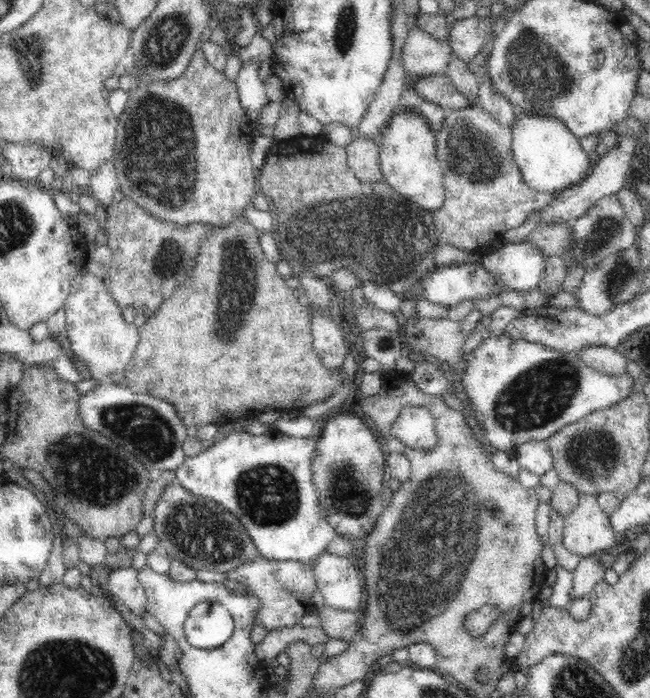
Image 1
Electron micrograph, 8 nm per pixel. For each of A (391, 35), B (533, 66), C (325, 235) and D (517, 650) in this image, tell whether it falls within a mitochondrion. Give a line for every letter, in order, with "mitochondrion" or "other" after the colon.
A: other
B: mitochondrion
C: mitochondrion
D: other

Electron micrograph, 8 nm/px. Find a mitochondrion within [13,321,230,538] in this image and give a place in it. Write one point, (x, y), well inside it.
(104, 475)

